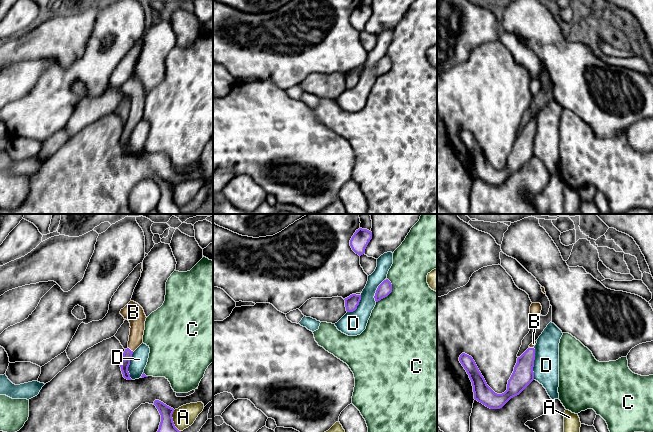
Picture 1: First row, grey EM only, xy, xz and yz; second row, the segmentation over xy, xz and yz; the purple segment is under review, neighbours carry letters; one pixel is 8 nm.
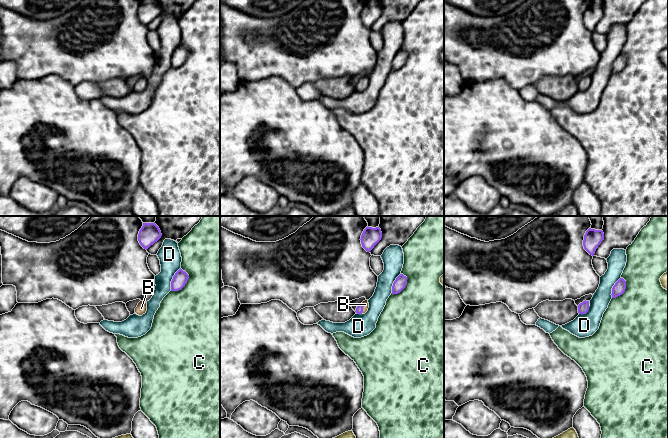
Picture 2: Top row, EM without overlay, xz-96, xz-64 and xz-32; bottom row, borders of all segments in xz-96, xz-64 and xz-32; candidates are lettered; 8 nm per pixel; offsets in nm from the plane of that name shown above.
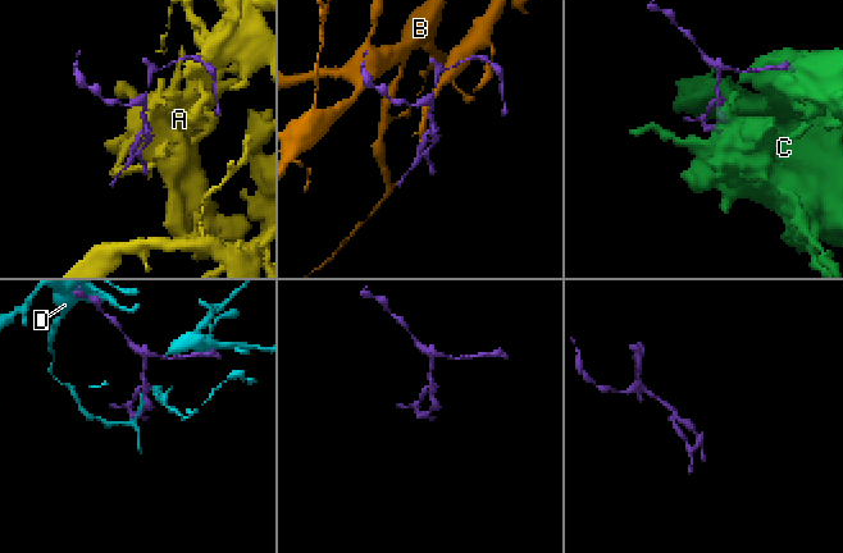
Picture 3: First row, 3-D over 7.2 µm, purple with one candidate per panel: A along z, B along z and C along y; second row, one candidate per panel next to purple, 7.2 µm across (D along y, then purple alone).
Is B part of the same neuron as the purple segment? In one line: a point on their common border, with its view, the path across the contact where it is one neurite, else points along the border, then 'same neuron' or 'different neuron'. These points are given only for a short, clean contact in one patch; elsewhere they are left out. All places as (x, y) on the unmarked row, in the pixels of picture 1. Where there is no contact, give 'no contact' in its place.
meets purple in xy at (130, 126); runs through xy (127, 130), (130, 126), (136, 113), (137, 96); same neuron

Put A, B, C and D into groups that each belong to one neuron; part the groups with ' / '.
A / B / C / D

